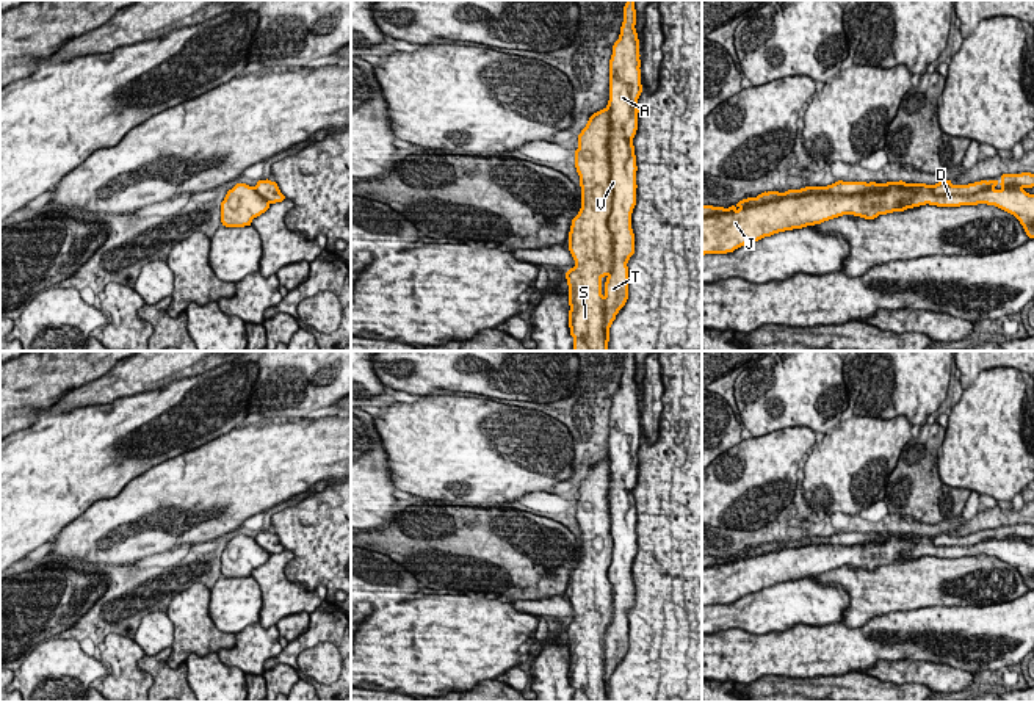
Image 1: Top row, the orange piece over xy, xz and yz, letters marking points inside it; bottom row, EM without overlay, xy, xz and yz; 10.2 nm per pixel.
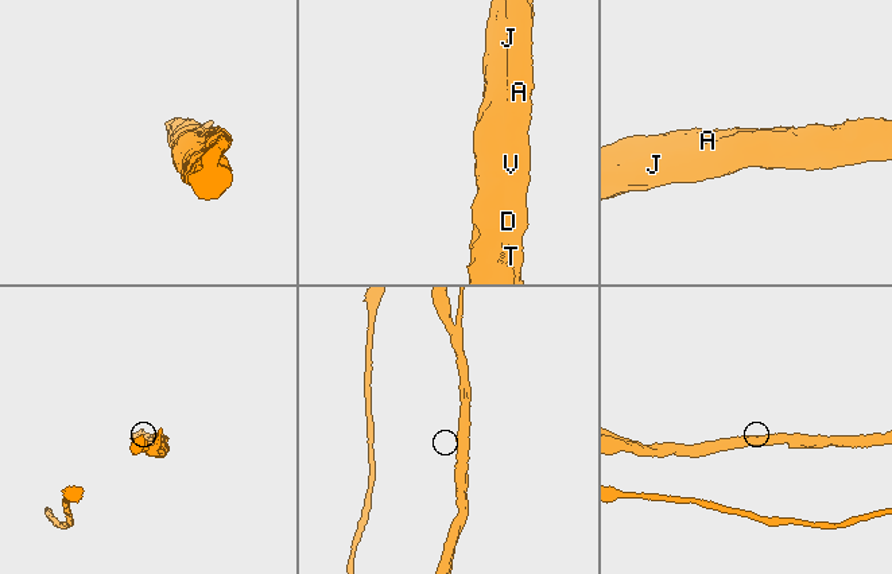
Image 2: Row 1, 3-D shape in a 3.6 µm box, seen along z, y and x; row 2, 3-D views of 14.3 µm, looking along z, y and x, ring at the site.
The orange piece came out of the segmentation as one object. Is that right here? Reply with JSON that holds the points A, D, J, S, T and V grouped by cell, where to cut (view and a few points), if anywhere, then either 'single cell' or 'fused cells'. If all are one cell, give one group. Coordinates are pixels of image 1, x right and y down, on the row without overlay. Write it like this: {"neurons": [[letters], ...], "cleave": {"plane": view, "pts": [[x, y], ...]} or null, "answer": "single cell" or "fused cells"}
{"neurons": [["A", "D", "J", "S", "T", "V"]], "cleave": null, "answer": "single cell"}

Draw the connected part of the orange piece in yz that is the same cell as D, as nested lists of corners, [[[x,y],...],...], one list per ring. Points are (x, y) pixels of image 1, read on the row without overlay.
[[[1003,525],[1001,531],[981,531],[968,536],[953,536],[951,531],[935,536],[899,533],[843,533],[838,531],[827,537],[805,537],[785,544],[765,542],[757,548],[747,548],[728,559],[702,555],[702,606],[727,605],[750,592],[758,592],[779,583],[802,580],[824,572],[854,566],[874,570],[879,566],[904,563],[920,556],[960,558],[987,555],[1014,566],[1023,577],[1026,586],[1034,589],[1034,545],[1026,539],[1034,537],[1034,525]]]

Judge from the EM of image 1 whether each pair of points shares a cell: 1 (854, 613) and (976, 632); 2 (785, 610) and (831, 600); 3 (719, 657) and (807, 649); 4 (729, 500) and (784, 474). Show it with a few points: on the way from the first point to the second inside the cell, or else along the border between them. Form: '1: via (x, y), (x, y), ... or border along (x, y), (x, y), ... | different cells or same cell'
1: border along (911, 610), (874, 615), (857, 627), (840, 622) | different cells
2: via (796, 604), (820, 604) | same cell
3: via (741, 655), (785, 654) | same cell
4: via (743, 489), (762, 474), (770, 474) | same cell

